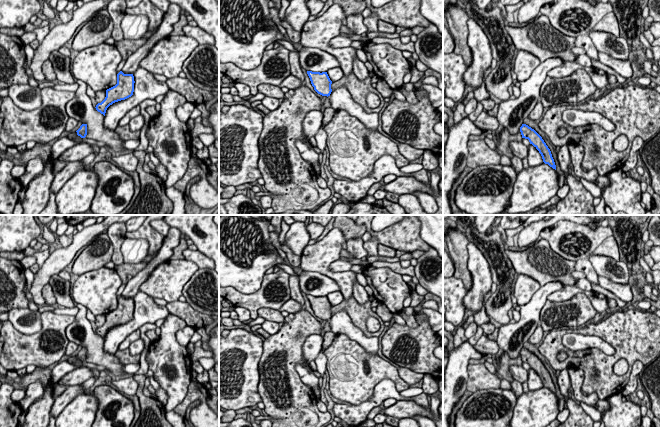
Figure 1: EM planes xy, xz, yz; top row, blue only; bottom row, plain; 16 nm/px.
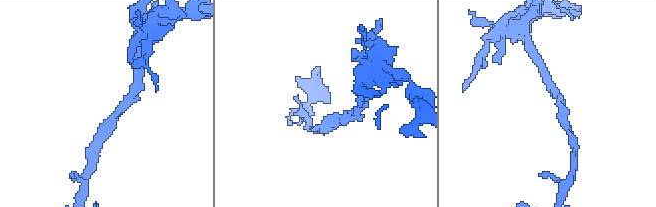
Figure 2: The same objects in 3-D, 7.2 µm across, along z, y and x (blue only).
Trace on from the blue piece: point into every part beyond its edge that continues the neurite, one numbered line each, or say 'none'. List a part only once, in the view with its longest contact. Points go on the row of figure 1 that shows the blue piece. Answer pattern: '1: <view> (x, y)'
none

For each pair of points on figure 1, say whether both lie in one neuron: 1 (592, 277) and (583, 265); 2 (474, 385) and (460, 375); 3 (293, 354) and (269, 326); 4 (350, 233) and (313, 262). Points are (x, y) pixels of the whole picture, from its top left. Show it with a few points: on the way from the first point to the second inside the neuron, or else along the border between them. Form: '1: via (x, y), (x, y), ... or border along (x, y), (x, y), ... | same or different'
1: via (591, 274), (586, 268) | same
2: border along (469, 364), (467, 367), (465, 390) | different
3: border along (280, 328), (270, 335) | different
4: border along (334, 227), (338, 227), (341, 230), (346, 241) | different

